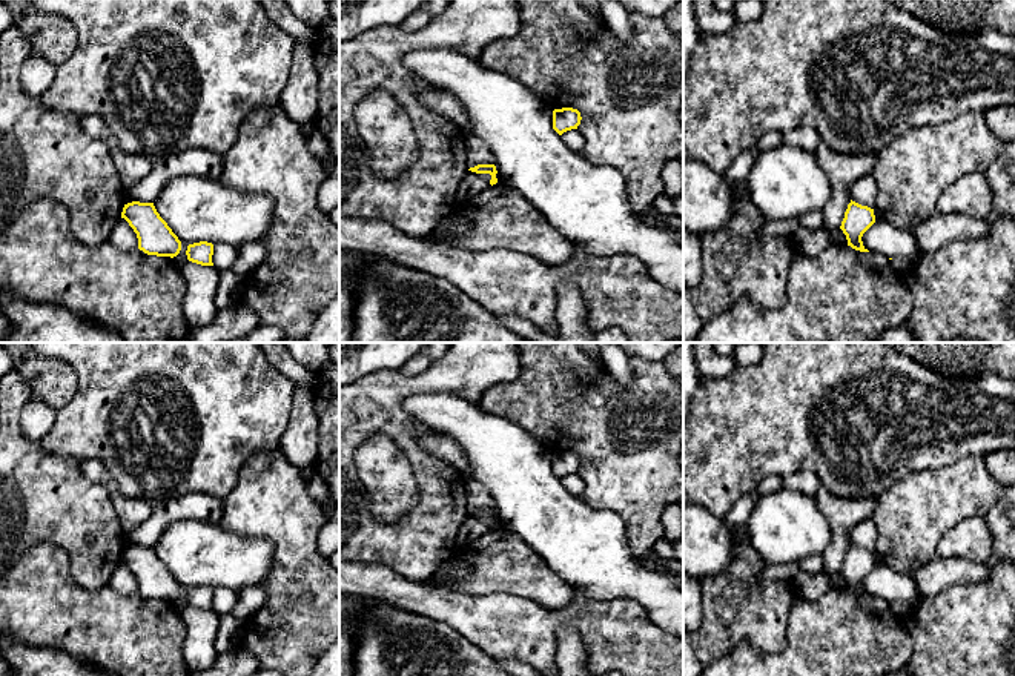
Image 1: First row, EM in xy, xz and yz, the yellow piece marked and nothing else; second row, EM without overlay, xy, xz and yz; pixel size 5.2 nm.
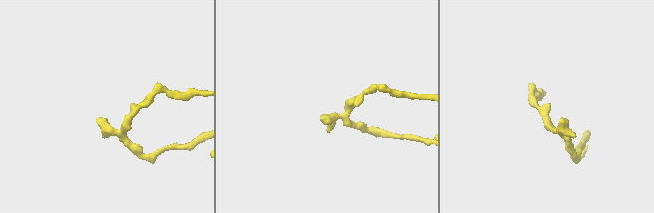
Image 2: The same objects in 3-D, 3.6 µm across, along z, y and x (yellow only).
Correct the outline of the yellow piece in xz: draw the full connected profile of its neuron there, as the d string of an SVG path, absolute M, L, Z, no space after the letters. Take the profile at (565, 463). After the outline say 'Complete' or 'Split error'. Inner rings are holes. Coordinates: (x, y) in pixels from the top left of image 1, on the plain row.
M562 452L553 455L553 473L559 479L562 479L567 475L577 473L580 464L580 456L573 452Z. Complete

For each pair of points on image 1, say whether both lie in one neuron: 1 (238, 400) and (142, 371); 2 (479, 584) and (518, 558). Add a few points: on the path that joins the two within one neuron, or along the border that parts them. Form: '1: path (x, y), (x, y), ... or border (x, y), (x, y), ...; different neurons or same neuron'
1: path (214, 400), (175, 389), (166, 380); same neuron
2: path (489, 575), (501, 563), (509, 563); same neuron

